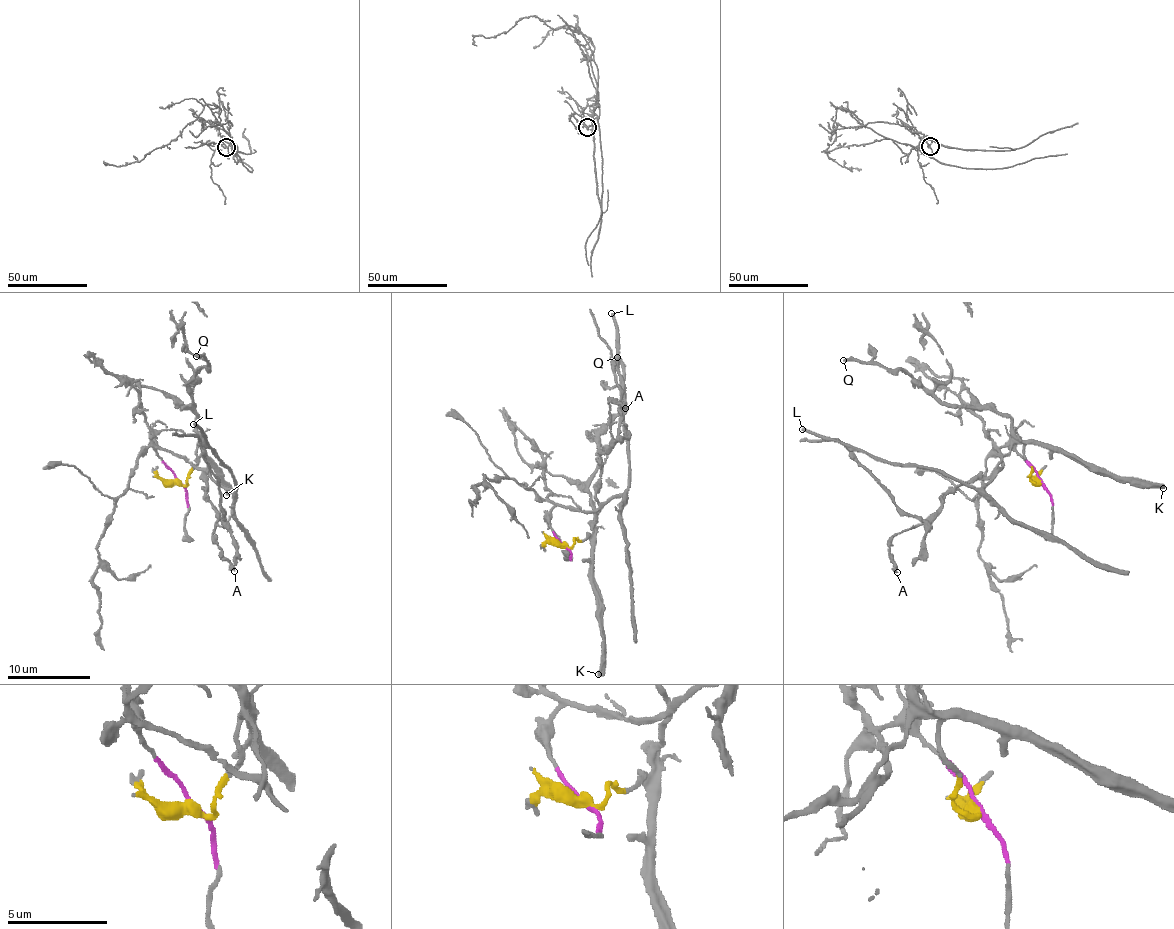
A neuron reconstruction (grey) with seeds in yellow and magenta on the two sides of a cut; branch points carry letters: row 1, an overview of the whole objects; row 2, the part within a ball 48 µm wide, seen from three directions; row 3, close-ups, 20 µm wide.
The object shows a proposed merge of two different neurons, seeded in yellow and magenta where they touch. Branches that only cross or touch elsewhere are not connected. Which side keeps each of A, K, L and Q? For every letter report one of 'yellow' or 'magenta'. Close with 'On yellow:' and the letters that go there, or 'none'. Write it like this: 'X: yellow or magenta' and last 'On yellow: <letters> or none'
A: yellow
K: yellow
L: magenta
Q: yellow
On yellow: A, K, Q

